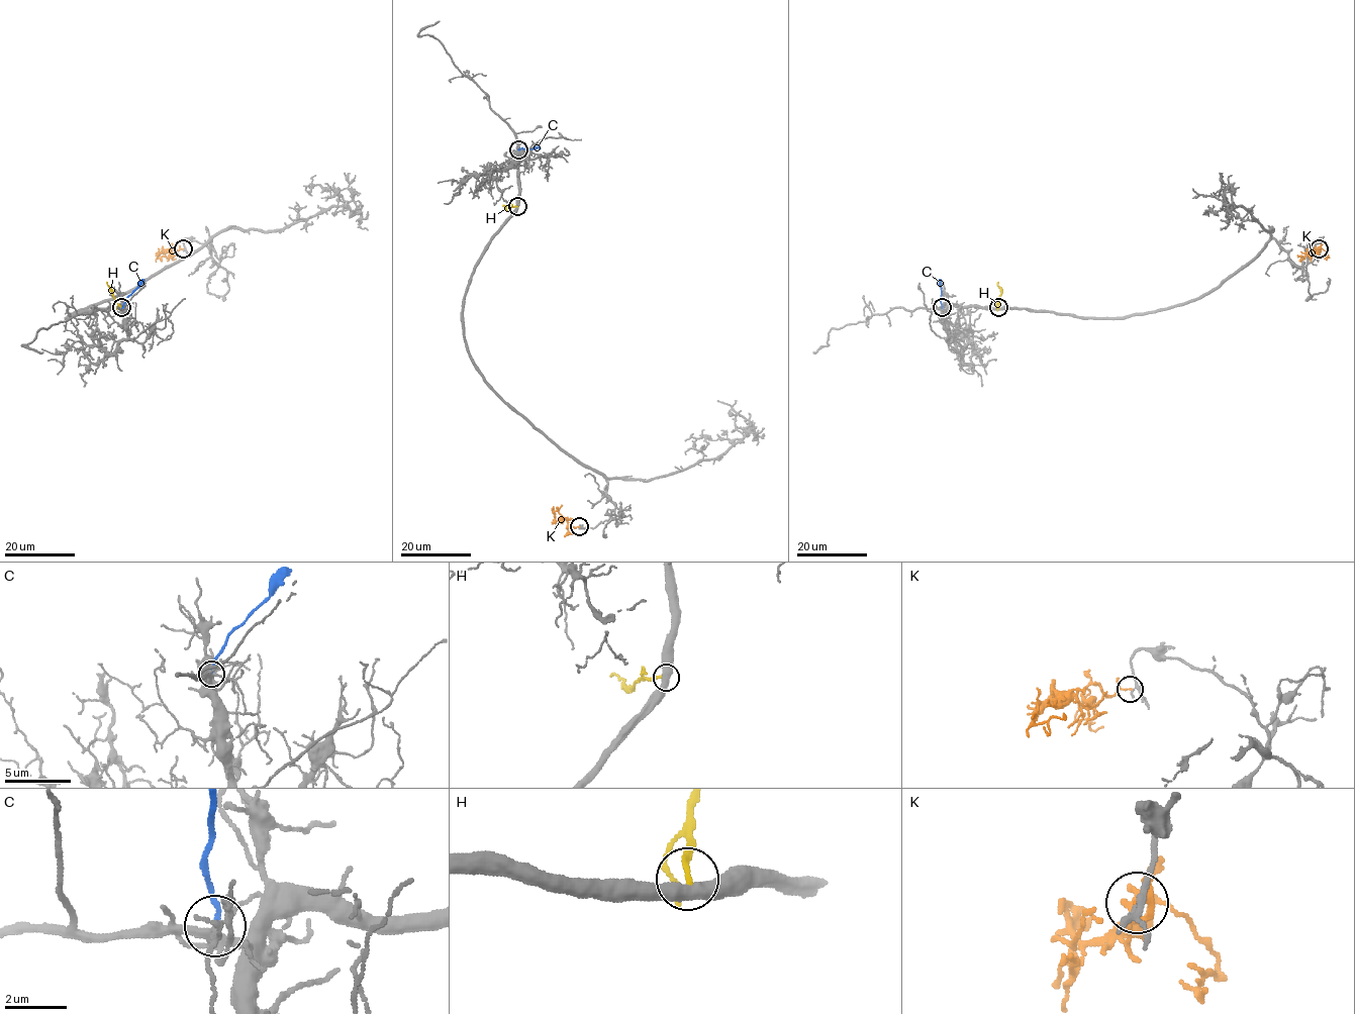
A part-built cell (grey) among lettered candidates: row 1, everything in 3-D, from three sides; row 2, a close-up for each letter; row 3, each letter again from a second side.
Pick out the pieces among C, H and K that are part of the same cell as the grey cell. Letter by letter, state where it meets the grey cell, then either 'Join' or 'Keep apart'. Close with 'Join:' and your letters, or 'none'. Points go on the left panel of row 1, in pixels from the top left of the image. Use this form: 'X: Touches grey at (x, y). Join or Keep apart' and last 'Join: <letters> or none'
C: Touches grey at (122, 307). Keep apart
H: Touches grey at (121, 307). Keep apart
K: Touches grey at (183, 248). Keep apart
Join: none

